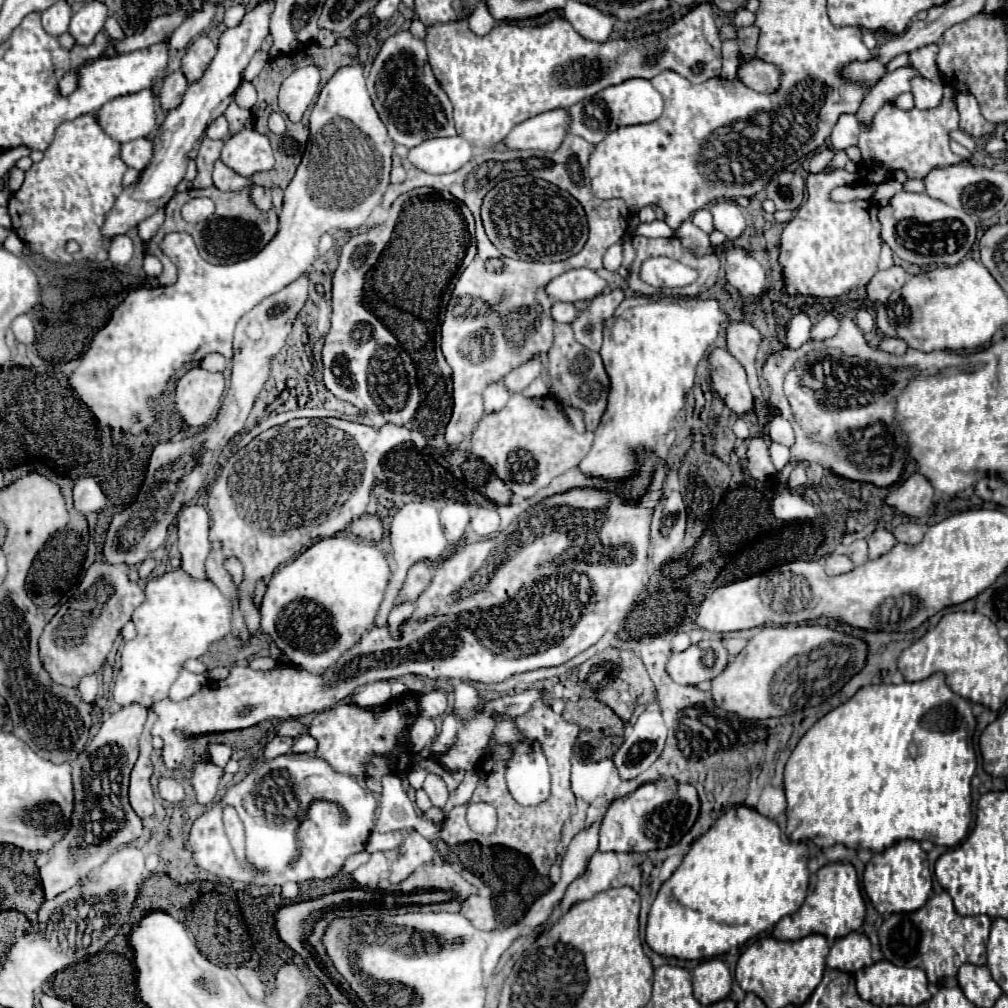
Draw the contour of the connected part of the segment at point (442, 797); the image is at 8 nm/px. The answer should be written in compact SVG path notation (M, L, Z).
M430 774L430 776L426 778L426 782L424 782L424 792L428 794L428 798L432 800L434 806L444 808L446 800L448 800L448 788L446 788L446 784L444 784L438 776Z

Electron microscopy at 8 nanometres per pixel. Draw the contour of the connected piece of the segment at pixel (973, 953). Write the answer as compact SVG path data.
M946 892L934 894L914 912L896 912L886 916L878 930L880 948L888 962L898 966L918 966L932 984L956 978L962 964L986 964L986 940L978 916L960 916Z

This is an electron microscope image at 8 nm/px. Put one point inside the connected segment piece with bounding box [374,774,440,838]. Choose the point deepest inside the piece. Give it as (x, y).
(397, 812)

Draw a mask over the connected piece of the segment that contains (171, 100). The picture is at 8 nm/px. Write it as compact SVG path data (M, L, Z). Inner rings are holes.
M176 70L176 72L168 74L164 78L164 84L162 84L162 90L160 90L162 108L166 108L166 110L176 108L182 102L182 96L184 96L186 88L188 88L188 80L186 80L182 70Z

